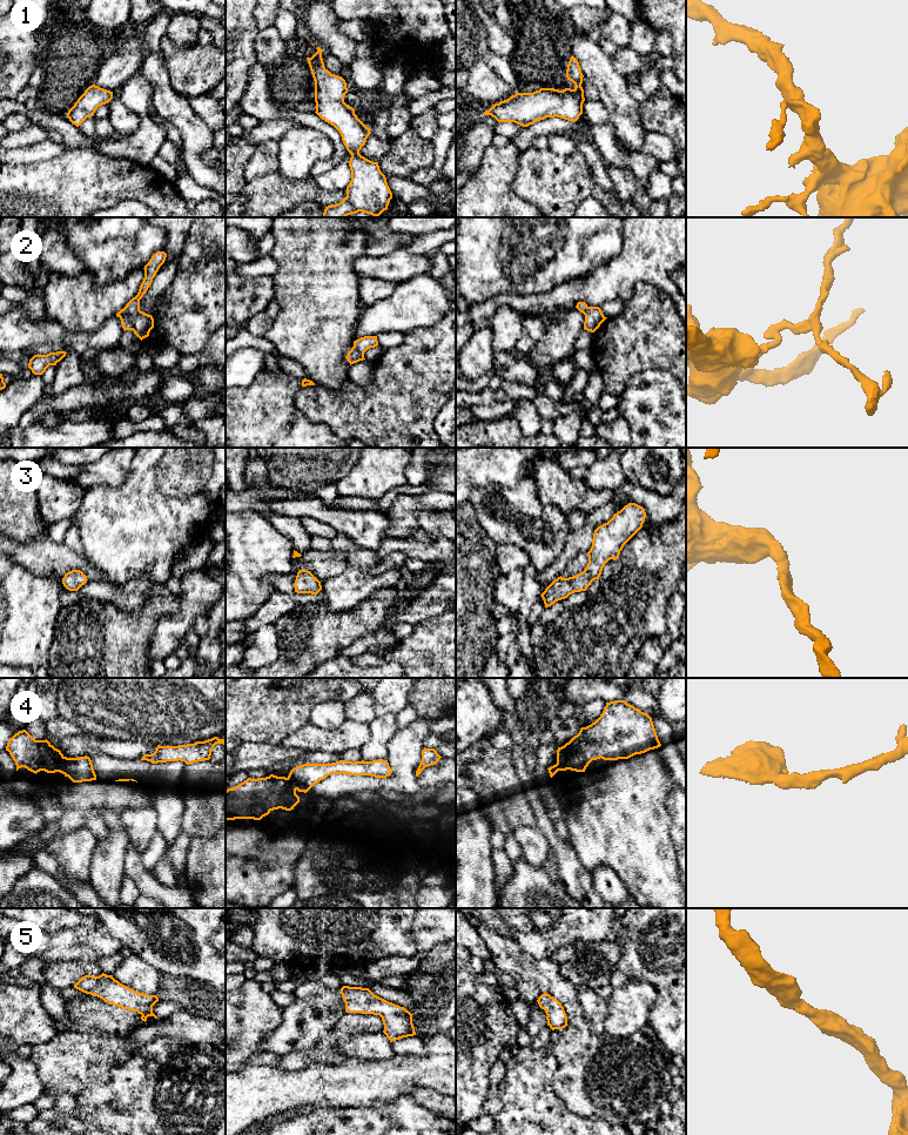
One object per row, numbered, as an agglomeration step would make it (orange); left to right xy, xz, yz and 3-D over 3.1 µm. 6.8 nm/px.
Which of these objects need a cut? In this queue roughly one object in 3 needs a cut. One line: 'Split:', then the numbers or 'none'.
Split: 2, 4

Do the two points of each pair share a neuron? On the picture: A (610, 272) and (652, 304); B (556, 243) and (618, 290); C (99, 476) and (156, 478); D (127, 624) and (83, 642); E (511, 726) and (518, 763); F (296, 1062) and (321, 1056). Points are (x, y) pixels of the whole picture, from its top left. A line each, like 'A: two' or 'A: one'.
A: two
B: two
C: two
D: one
E: one
F: one

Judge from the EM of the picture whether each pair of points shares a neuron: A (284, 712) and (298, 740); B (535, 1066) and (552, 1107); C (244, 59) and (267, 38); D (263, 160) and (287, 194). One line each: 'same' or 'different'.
A: different
B: same
C: different
D: different

